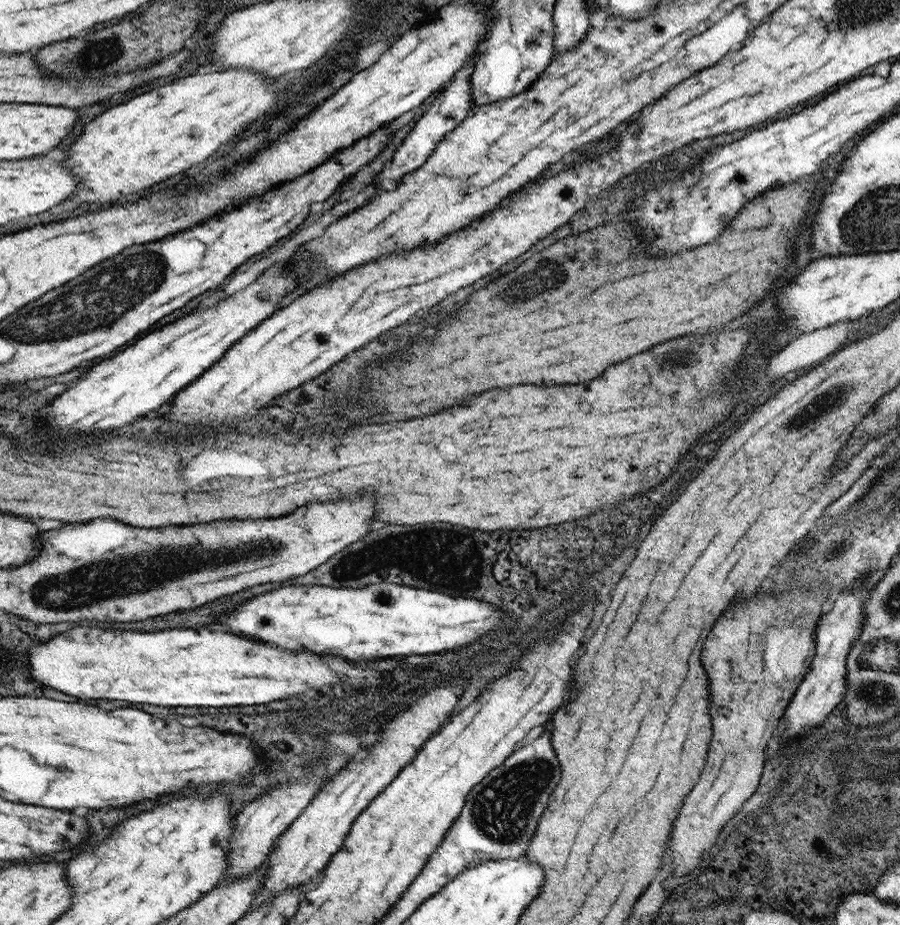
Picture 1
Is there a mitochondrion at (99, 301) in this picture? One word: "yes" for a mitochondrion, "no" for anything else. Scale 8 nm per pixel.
yes

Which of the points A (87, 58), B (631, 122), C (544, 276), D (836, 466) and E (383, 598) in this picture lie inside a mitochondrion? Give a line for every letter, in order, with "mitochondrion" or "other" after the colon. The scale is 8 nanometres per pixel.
A: mitochondrion
B: other
C: mitochondrion
D: other
E: other

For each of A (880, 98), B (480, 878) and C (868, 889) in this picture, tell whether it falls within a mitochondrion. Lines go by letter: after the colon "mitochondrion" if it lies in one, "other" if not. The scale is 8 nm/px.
A: other
B: other
C: other

